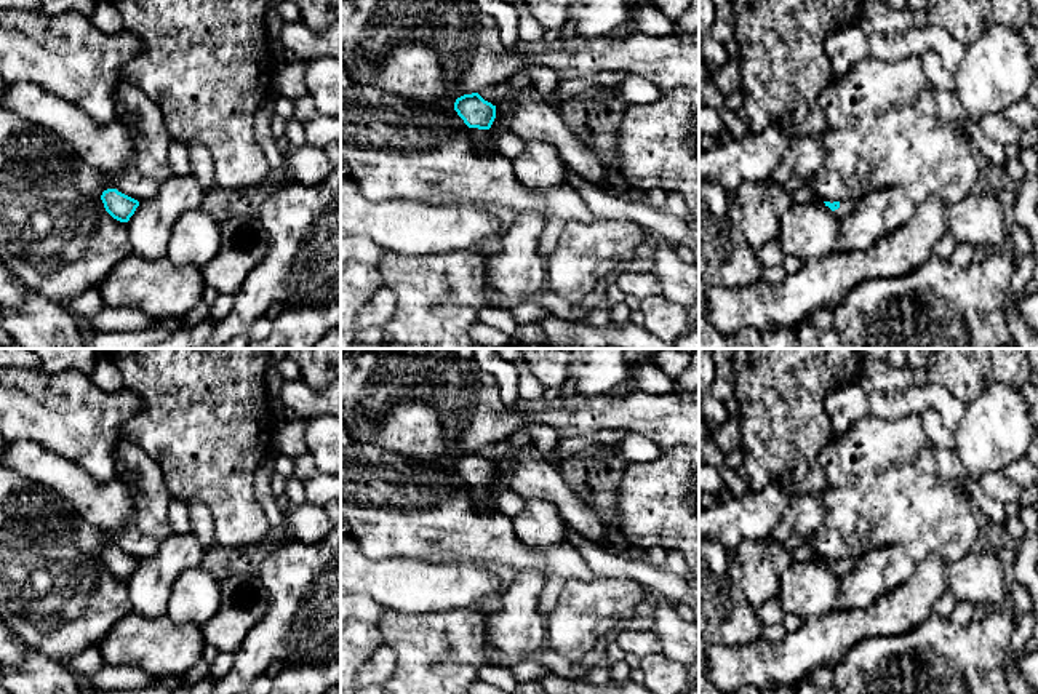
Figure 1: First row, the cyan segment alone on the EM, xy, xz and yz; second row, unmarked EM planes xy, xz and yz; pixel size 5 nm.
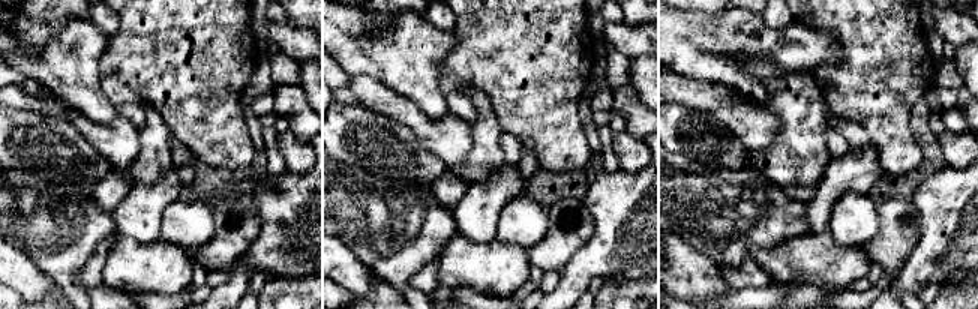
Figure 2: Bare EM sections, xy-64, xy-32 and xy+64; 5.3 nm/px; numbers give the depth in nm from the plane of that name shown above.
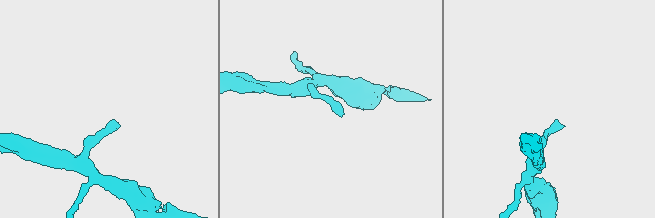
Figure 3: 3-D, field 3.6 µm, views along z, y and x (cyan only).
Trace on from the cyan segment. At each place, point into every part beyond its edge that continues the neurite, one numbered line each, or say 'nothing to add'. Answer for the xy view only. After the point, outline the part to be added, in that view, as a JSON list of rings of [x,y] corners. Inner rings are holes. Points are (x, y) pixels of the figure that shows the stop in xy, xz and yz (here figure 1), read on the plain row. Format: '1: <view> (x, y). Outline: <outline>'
nothing to add

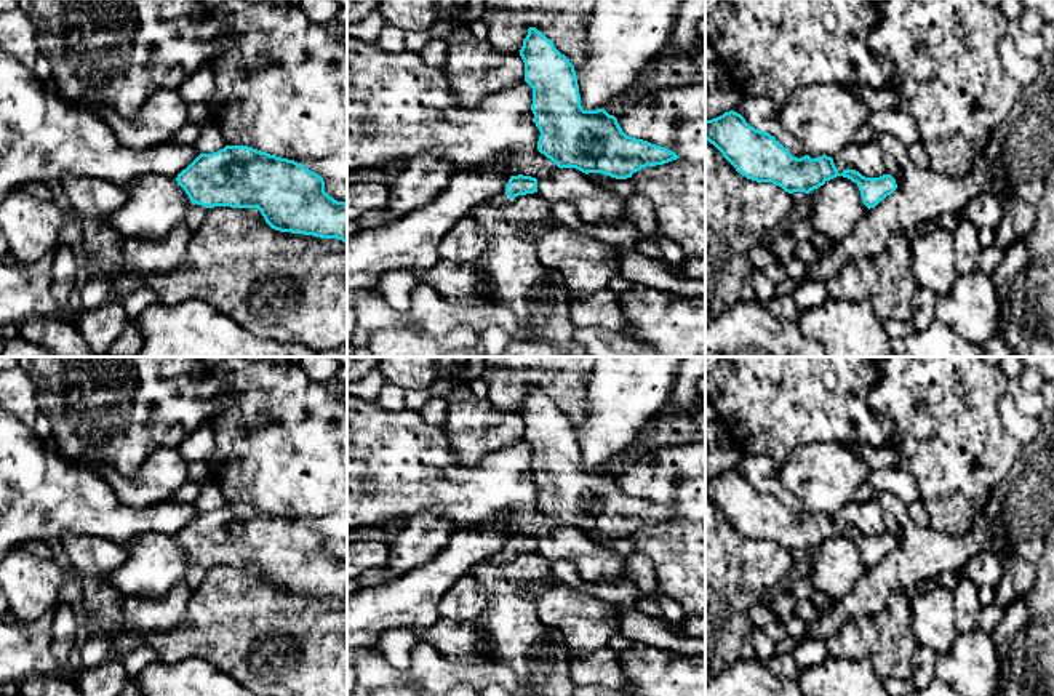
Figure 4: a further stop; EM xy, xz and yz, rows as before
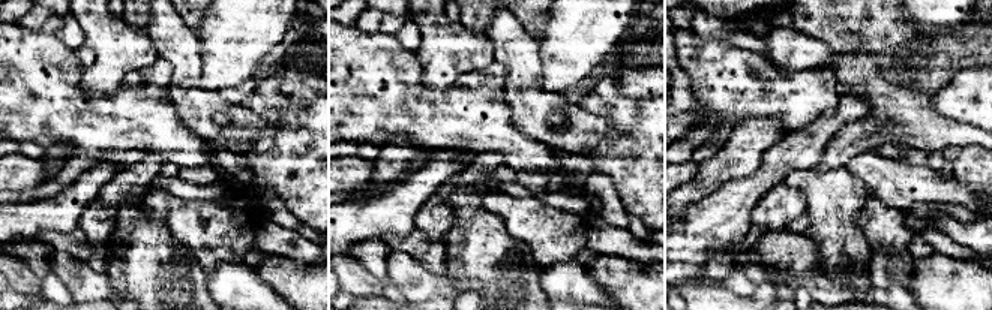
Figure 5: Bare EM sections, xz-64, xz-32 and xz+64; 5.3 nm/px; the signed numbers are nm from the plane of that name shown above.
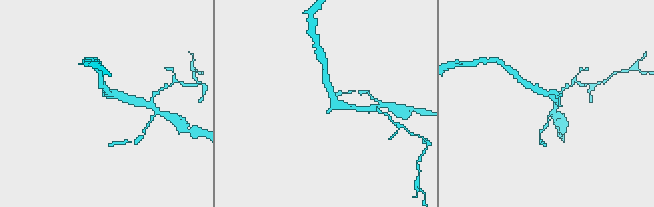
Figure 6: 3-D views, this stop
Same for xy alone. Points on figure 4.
nothing to add

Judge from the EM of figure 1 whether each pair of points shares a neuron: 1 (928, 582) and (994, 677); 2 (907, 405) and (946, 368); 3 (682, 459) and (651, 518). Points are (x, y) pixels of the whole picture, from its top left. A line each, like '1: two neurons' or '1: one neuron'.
1: two neurons
2: two neurons
3: one neuron

